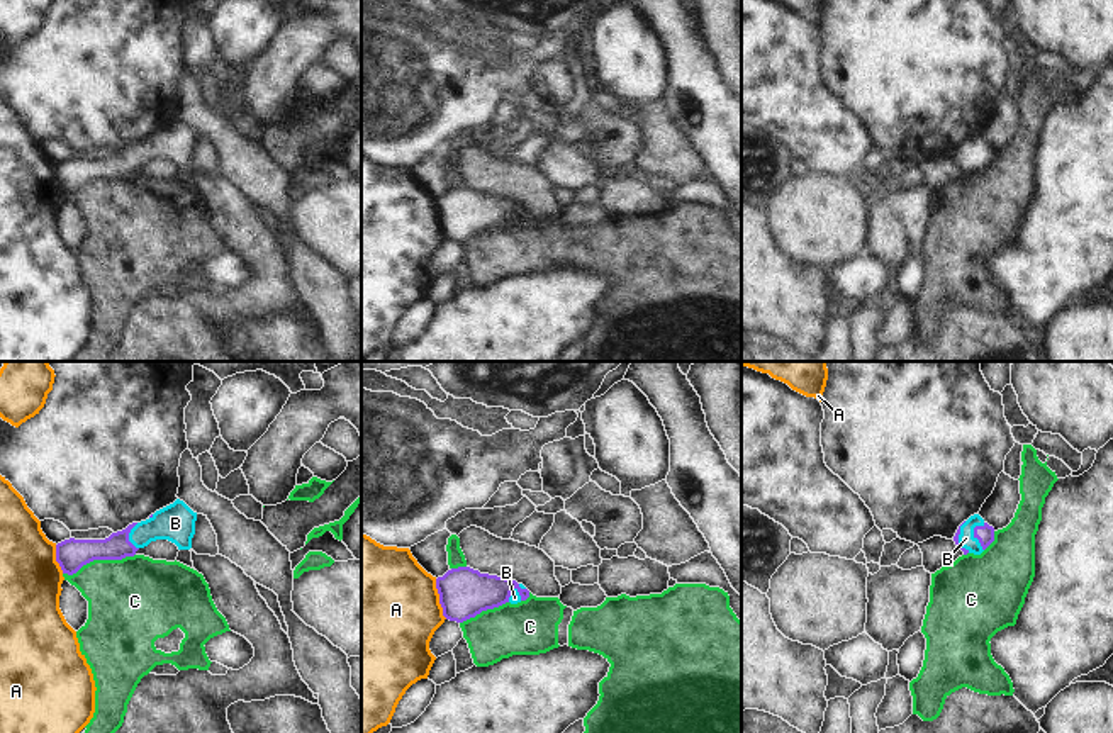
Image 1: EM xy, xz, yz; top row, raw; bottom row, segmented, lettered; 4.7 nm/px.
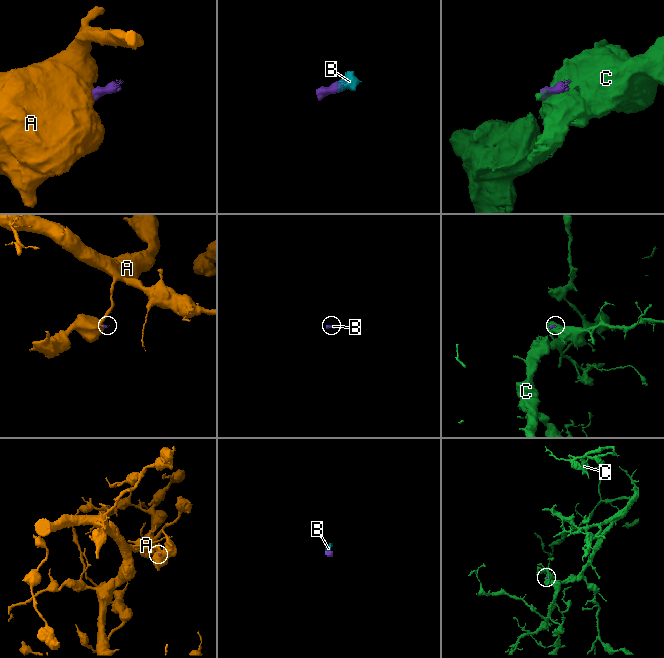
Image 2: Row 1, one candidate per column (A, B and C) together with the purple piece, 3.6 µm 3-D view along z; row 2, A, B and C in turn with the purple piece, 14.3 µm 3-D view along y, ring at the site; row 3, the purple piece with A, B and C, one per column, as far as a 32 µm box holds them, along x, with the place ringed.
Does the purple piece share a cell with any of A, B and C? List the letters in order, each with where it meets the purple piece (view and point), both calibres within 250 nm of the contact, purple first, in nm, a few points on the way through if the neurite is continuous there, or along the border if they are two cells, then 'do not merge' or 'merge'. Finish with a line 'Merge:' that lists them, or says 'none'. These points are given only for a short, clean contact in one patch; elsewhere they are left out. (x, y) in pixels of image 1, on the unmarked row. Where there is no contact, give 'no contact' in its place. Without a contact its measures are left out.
A: meets purple in xz at (440, 219); 240 nm thick on the purple side, 480 nm on the other; border along xz (435, 199), (438, 223), (447, 238); do not merge
B: meets purple in yz at (974, 155); 80 nm thick on the purple side, 80 nm on the other; runs through yz (984, 153), (974, 155), (966, 158); merge
C: meets purple in xy at (99, 179); 150 nm thick on the purple side, 400 nm on the other; do not merge
Merge: B

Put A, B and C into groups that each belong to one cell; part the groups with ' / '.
A / B / C

